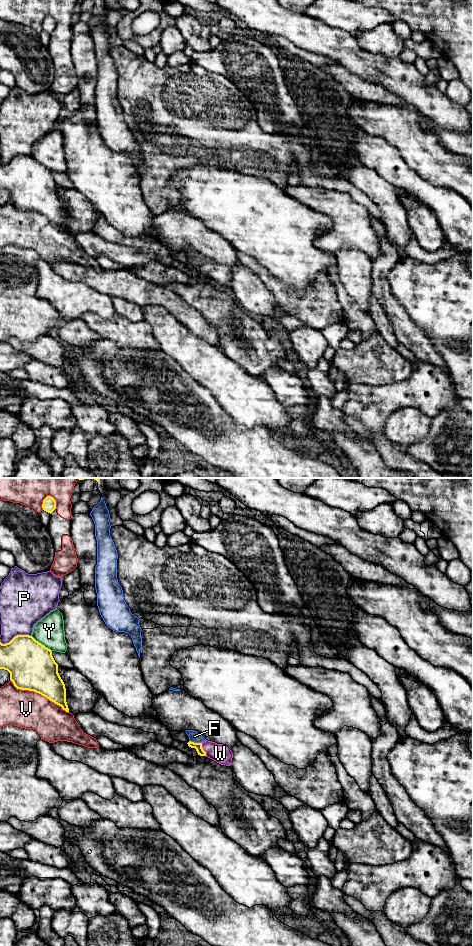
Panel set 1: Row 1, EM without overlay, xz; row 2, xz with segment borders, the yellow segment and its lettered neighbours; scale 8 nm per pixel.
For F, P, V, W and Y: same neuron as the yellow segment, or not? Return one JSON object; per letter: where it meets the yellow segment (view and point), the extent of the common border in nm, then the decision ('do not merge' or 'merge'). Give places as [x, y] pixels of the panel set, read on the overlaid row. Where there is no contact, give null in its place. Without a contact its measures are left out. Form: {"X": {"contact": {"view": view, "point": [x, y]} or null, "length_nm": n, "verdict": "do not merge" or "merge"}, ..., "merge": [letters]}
{"F": {"contact": {"view": "xz", "point": [196, 743]}, "length_nm": 100, "verdict": "do not merge"}, "P": {"contact": {"view": "xz", "point": [15, 636]}, "length_nm": 260, "verdict": "do not merge"}, "V": {"contact": {"view": "xz", "point": [38, 692]}, "length_nm": 550, "verdict": "do not merge"}, "W": {"contact": {"view": "xz", "point": [202, 749]}, "length_nm": 110, "verdict": "merge"}, "Y": {"contact": {"view": "xz", "point": [40, 643]}, "length_nm": 220, "verdict": "do not merge"}, "merge": ["W"]}

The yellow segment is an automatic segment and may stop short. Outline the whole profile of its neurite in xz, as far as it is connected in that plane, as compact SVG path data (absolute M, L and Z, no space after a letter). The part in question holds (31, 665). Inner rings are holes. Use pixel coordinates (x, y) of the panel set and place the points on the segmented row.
M17 635L9 643L0 642L0 669L10 673L10 680L17 689L34 691L69 712L66 688L58 673L52 651L29 635Z

